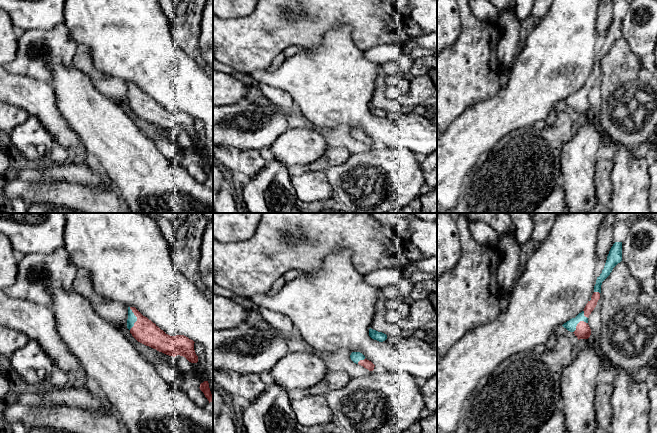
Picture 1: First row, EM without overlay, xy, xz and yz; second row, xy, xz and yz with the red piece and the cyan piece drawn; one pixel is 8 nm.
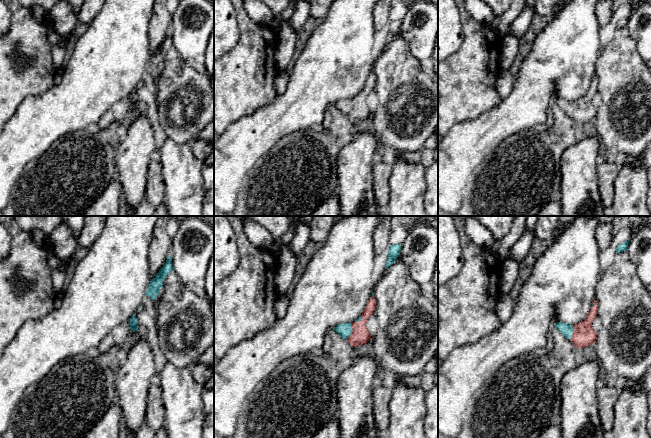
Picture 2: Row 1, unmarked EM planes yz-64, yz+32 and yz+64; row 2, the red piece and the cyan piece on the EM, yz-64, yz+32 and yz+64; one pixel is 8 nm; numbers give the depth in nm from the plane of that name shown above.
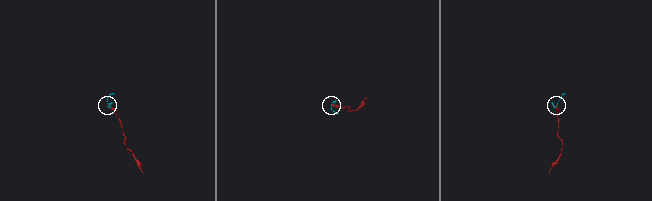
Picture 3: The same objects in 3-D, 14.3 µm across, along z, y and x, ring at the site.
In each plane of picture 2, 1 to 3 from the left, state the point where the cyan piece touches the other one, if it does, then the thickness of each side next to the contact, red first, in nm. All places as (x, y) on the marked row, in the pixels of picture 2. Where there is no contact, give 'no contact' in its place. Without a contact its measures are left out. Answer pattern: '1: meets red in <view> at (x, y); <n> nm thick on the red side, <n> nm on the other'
1: meets red in yz-64 at (148, 296); 20 nm thick on the red side, 100 nm on the other
2: meets red in yz+32 at (352, 331); 150 nm thick on the red side, 110 nm on the other
3: meets red in yz+64 at (572, 333); 180 nm thick on the red side, 90 nm on the other

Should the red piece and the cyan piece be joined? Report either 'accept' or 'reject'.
accept

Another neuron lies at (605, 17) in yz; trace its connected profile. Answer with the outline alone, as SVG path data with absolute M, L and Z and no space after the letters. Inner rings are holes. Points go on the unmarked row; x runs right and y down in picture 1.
M601 0L598 5L598 16L596 22L596 28L598 33L604 33L609 30L611 23L613 22L613 3L614 0Z

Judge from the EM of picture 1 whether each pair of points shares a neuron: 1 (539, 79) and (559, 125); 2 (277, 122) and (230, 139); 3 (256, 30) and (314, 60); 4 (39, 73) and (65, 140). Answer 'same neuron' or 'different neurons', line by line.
1: different neurons
2: same neuron
3: different neurons
4: different neurons

